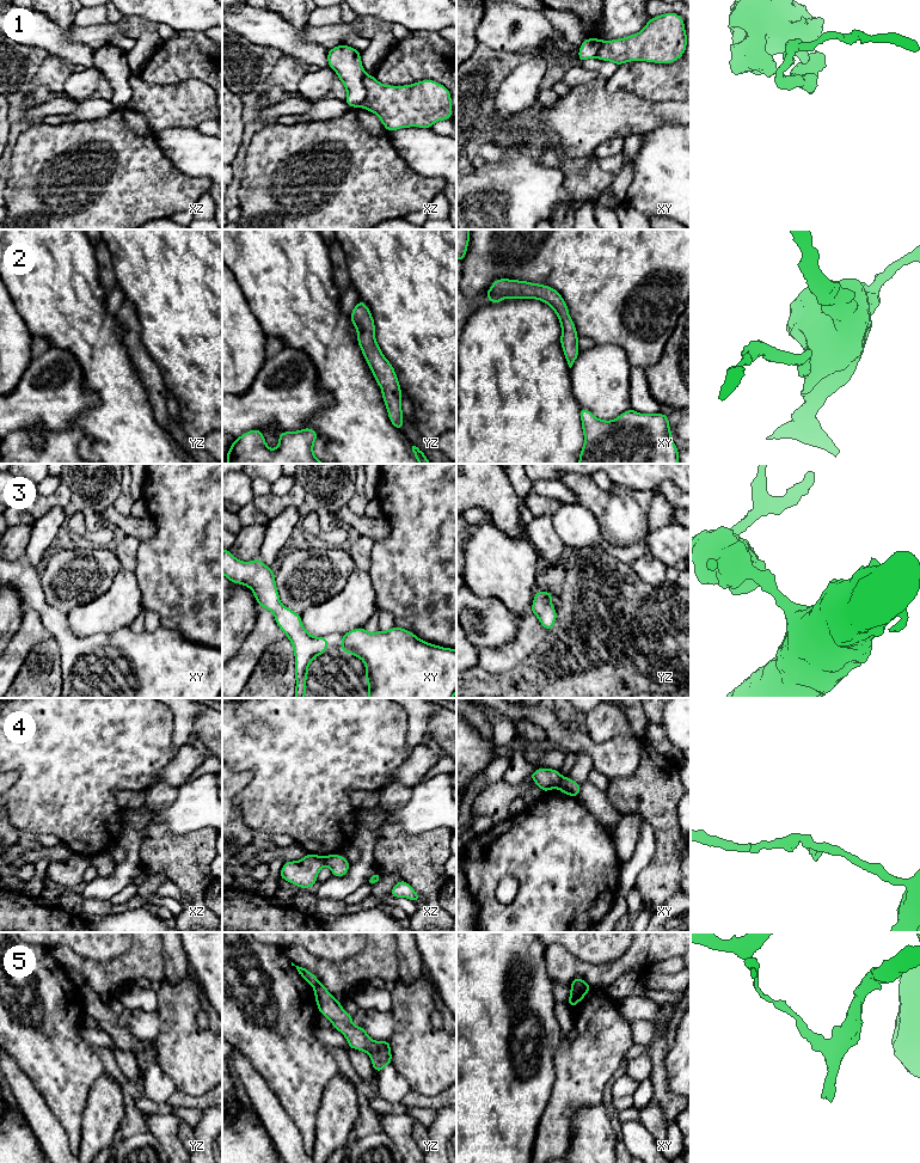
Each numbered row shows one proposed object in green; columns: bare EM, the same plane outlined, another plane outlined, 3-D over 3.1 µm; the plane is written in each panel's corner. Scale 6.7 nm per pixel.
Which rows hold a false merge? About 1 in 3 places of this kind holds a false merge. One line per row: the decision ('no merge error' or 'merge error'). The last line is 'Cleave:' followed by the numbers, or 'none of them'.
1: merge error
2: no merge error
3: no merge error
4: merge error
5: merge error
Cleave: 1, 4, 5

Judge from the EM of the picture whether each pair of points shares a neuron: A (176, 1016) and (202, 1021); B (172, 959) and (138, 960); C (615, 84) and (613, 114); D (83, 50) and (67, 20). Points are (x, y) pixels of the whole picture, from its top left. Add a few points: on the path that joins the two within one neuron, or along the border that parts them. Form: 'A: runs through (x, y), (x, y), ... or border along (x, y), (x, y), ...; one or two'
A: border along (201, 1009), (196, 1022), (207, 1029); two
B: border along (161, 944), (165, 977); two
C: border along (606, 81), (611, 92), (629, 90), (643, 98); two
D: border along (43, 13), (57, 24), (68, 28); two

